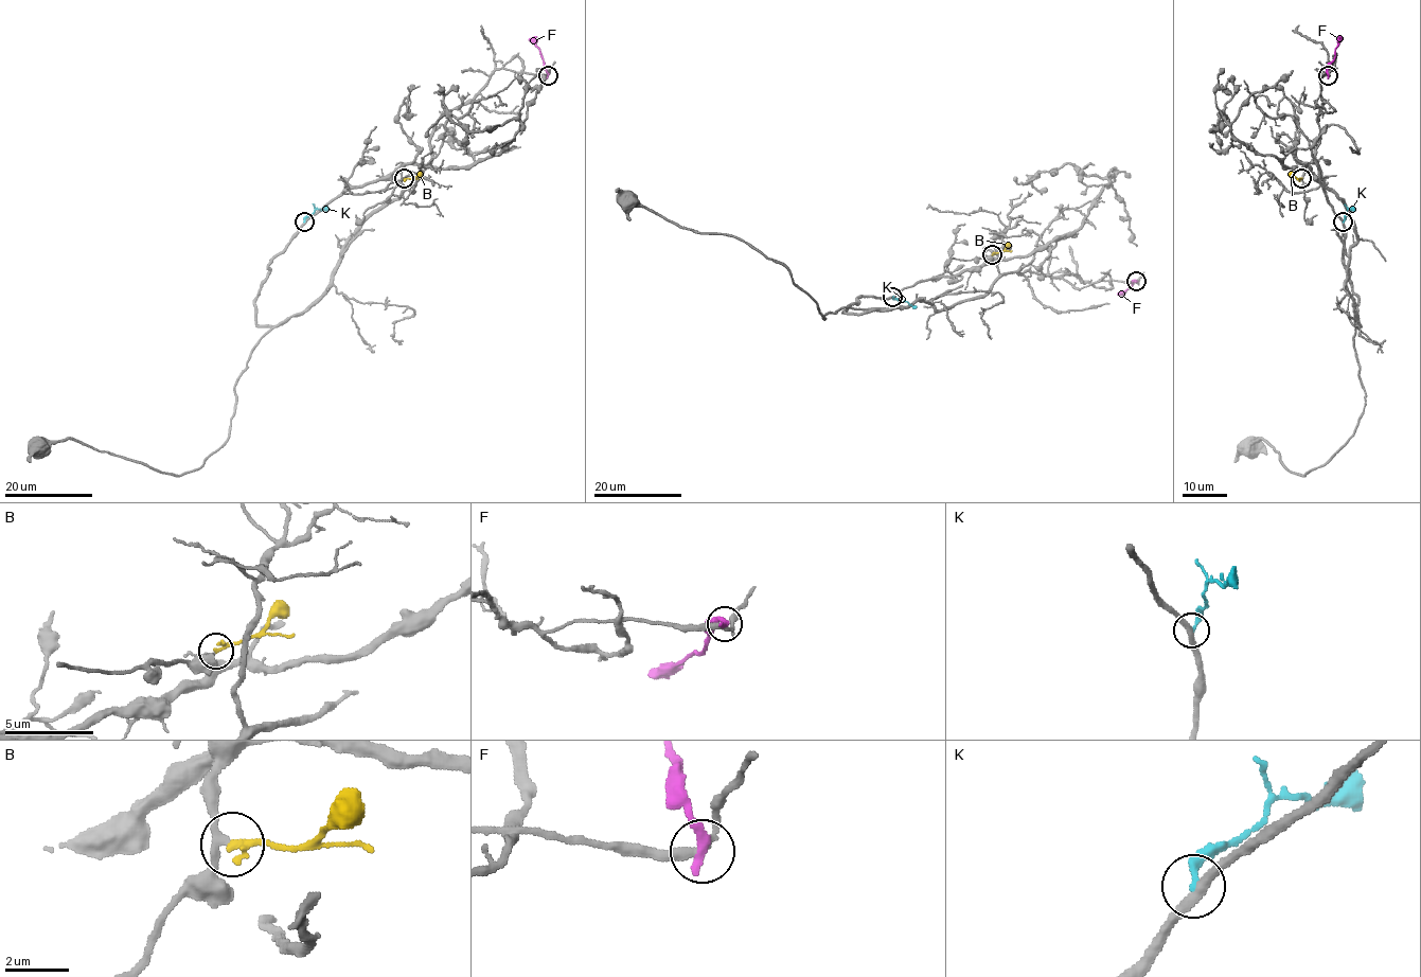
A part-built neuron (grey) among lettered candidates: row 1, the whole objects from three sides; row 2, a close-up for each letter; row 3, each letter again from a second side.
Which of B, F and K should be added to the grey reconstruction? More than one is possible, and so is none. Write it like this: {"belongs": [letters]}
{"belongs": ["B"]}

